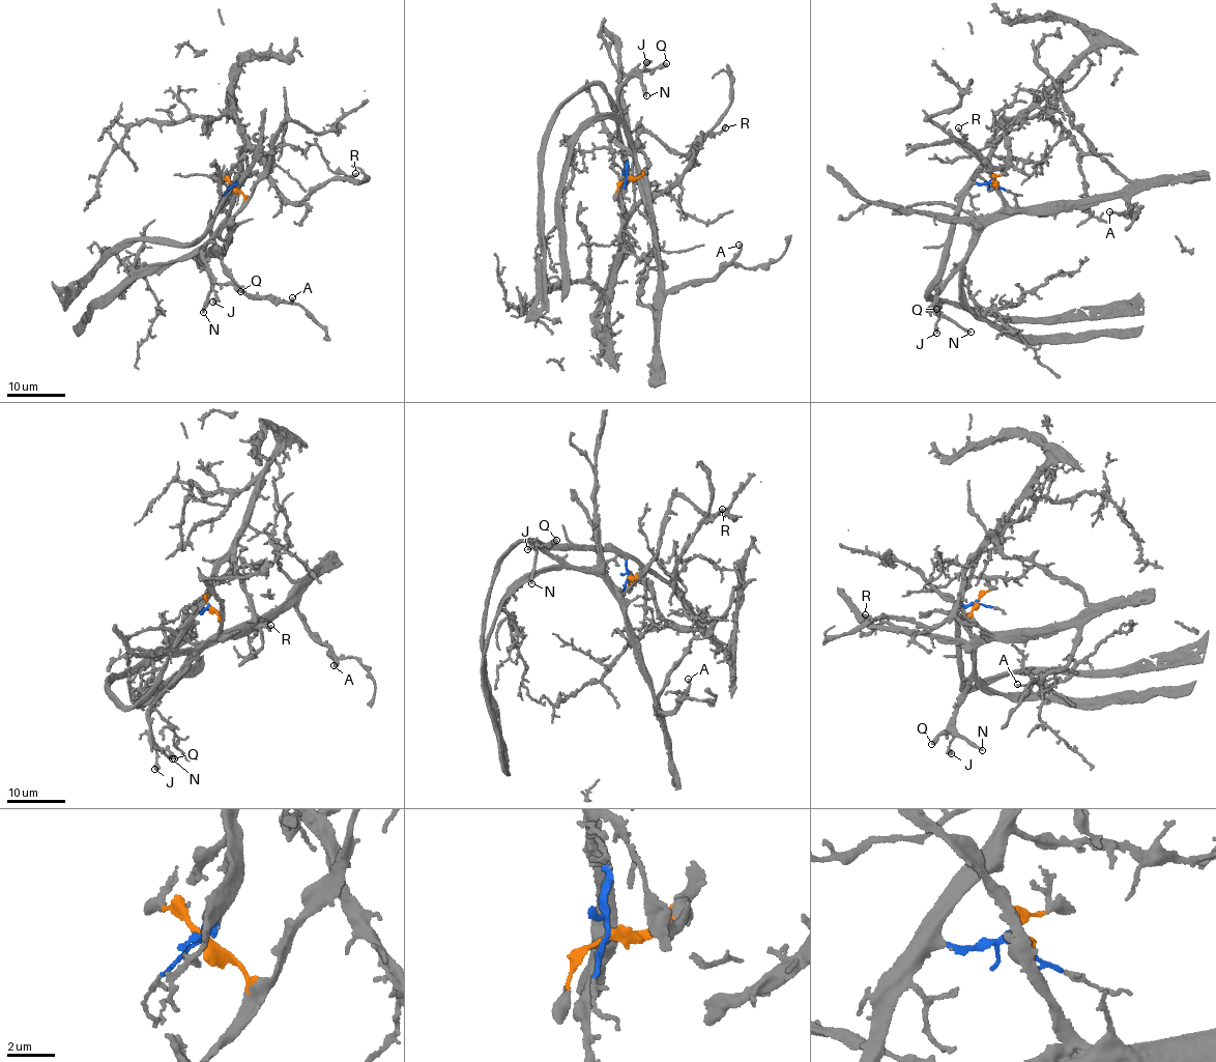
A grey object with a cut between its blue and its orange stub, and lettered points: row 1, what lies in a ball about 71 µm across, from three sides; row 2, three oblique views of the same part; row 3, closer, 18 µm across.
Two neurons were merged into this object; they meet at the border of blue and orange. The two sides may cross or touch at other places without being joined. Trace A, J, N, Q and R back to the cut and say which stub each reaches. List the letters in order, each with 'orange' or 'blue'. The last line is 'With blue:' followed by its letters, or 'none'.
A: orange
J: orange
N: orange
Q: orange
R: blue
With blue: R

